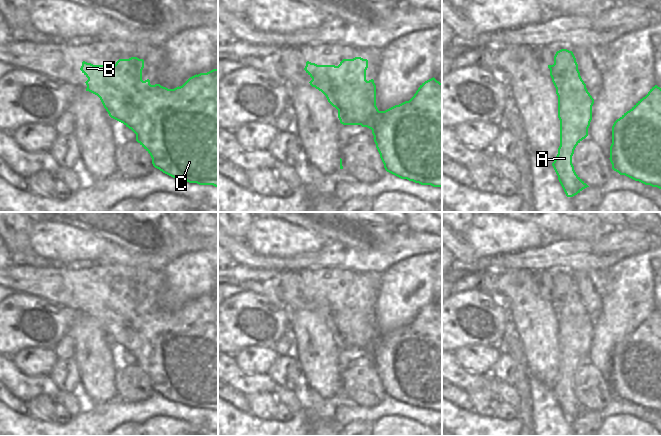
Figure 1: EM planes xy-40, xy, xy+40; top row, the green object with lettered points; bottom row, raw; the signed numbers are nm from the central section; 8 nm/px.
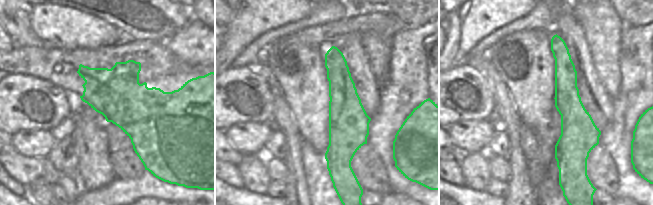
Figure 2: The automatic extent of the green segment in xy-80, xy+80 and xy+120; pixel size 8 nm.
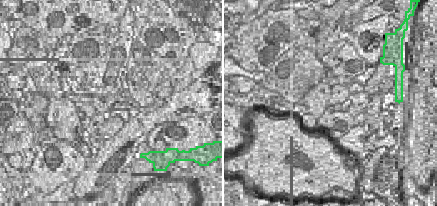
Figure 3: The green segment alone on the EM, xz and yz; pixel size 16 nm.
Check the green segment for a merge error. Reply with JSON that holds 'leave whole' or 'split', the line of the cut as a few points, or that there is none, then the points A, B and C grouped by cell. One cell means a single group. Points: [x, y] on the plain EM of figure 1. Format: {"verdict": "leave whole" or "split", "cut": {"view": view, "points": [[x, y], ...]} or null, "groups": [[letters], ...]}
{"verdict": "split", "cut": {"view": "xy+40", "points": [[552, 289], [550, 295]]}, "groups": [["A"], ["B", "C"]]}

